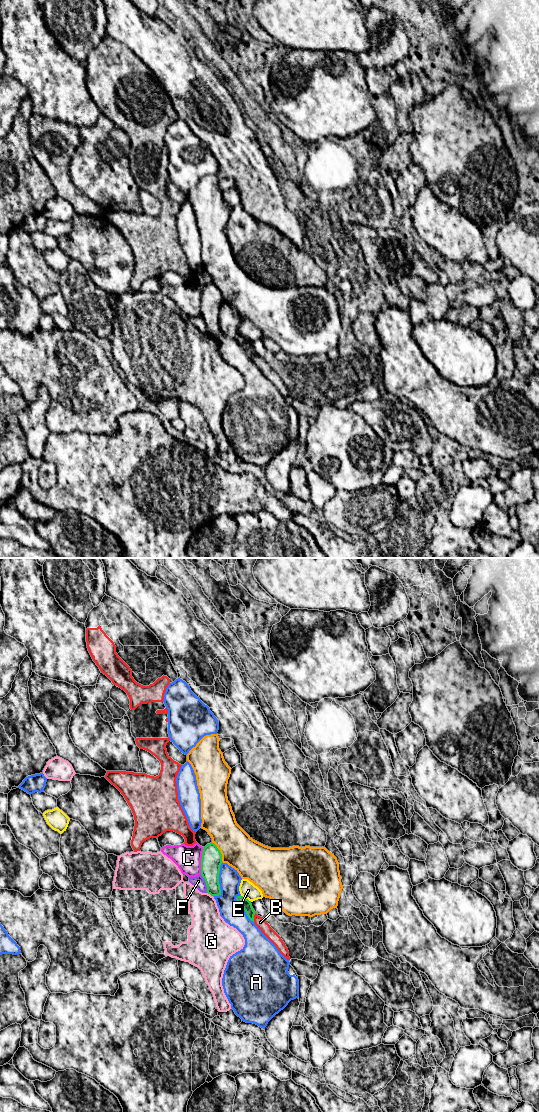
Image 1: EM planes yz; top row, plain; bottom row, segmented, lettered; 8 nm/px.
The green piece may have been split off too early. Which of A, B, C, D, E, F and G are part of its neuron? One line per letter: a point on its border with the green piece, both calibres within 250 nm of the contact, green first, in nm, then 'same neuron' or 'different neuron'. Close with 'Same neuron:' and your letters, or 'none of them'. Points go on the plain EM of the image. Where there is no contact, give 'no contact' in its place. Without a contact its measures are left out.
A: yz (218, 321) | 160/180 nm | different neuron
B: yz (253, 357) | 80/90 nm | different neuron
C: yz (201, 300) | 160/200 nm | different neuron
D: yz (220, 292) | 160/300 nm | different neuron
E: yz (245, 338) | 80/140 nm | different neuron
F: yz (206, 323) | 160/90 nm | different neuron
G: yz (210, 334) | 160/260 nm | different neuron
Same neuron: none of them

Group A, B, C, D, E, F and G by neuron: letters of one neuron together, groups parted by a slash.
A / B / C E / D / F / G

